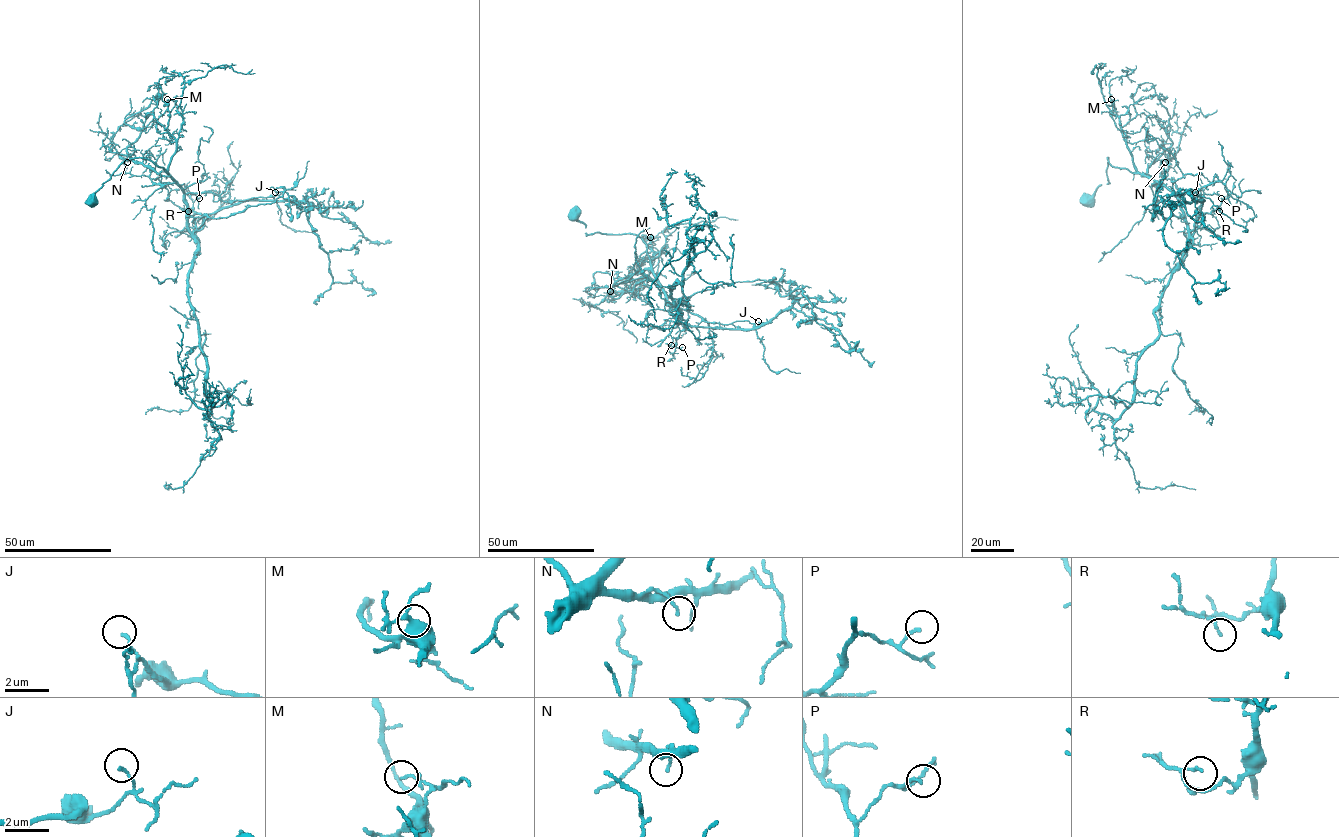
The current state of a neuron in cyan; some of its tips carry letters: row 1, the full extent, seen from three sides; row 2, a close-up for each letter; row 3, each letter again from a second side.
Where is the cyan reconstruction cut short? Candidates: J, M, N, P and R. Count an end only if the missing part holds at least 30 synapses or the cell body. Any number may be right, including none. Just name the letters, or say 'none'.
M

